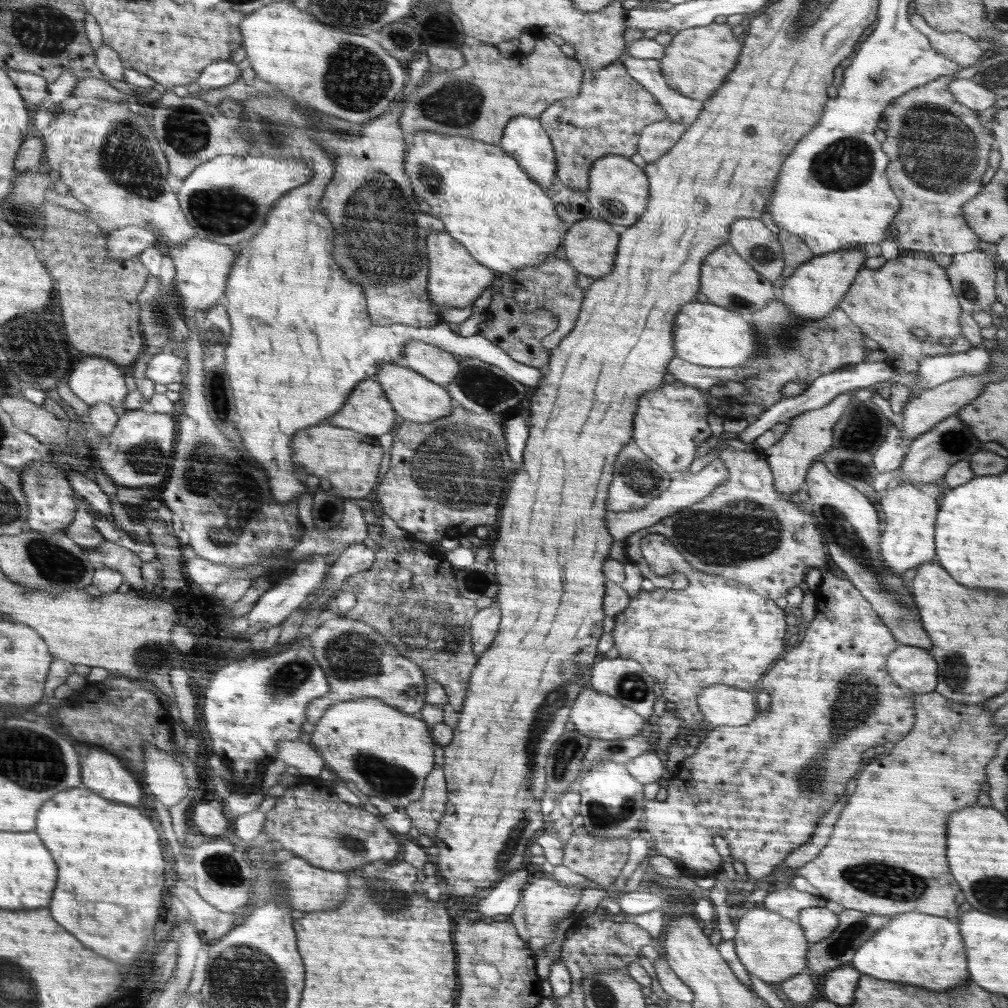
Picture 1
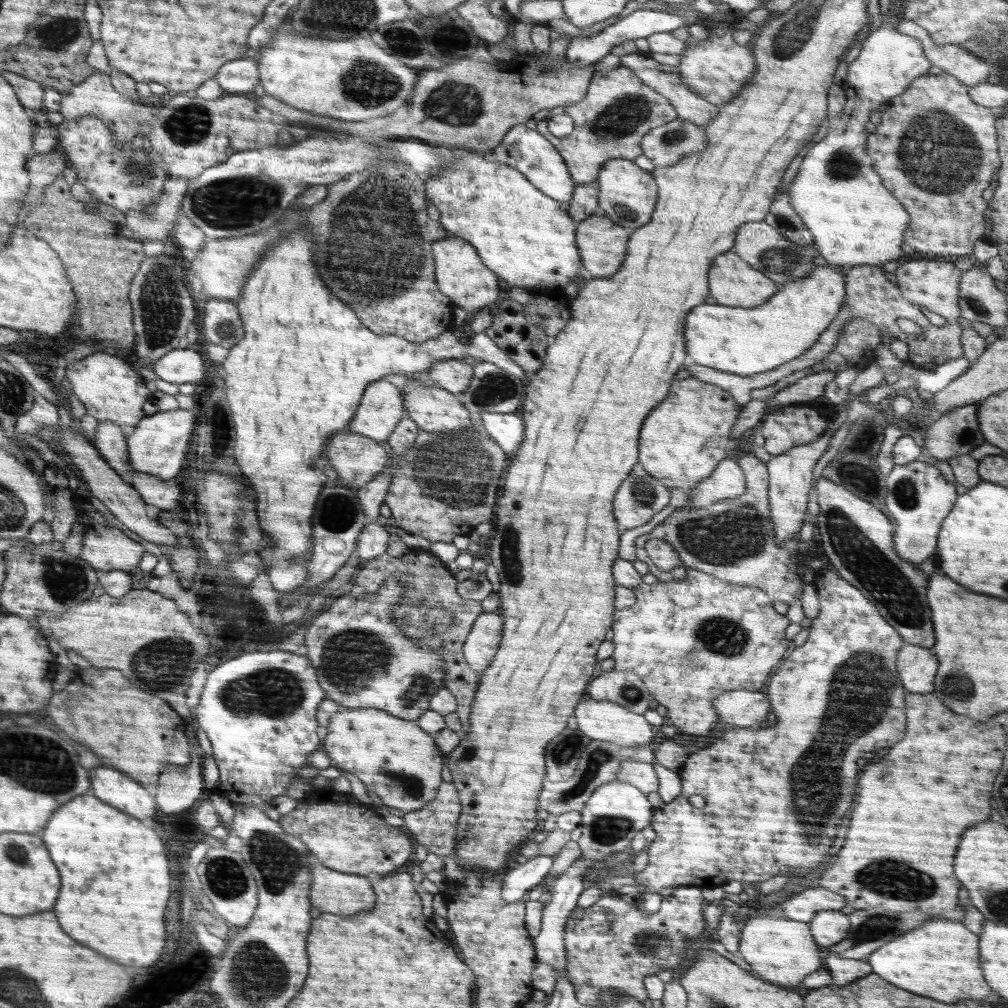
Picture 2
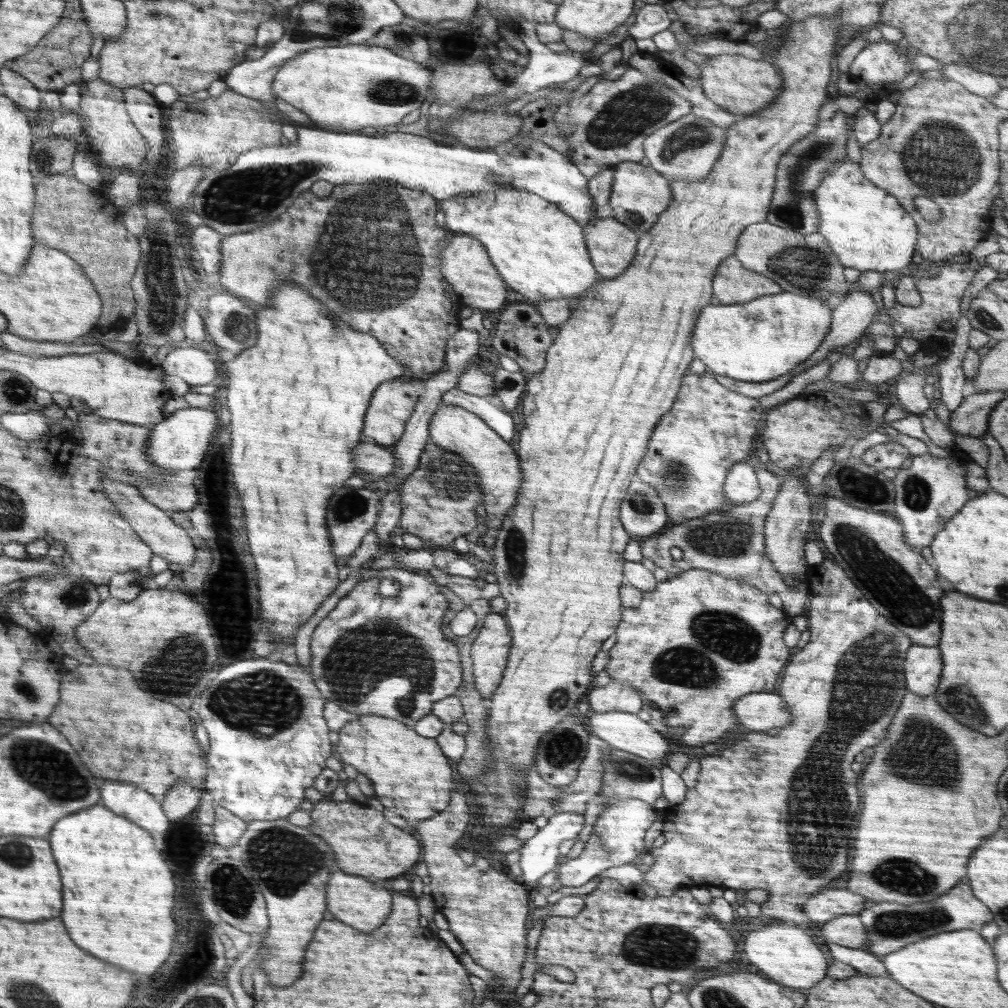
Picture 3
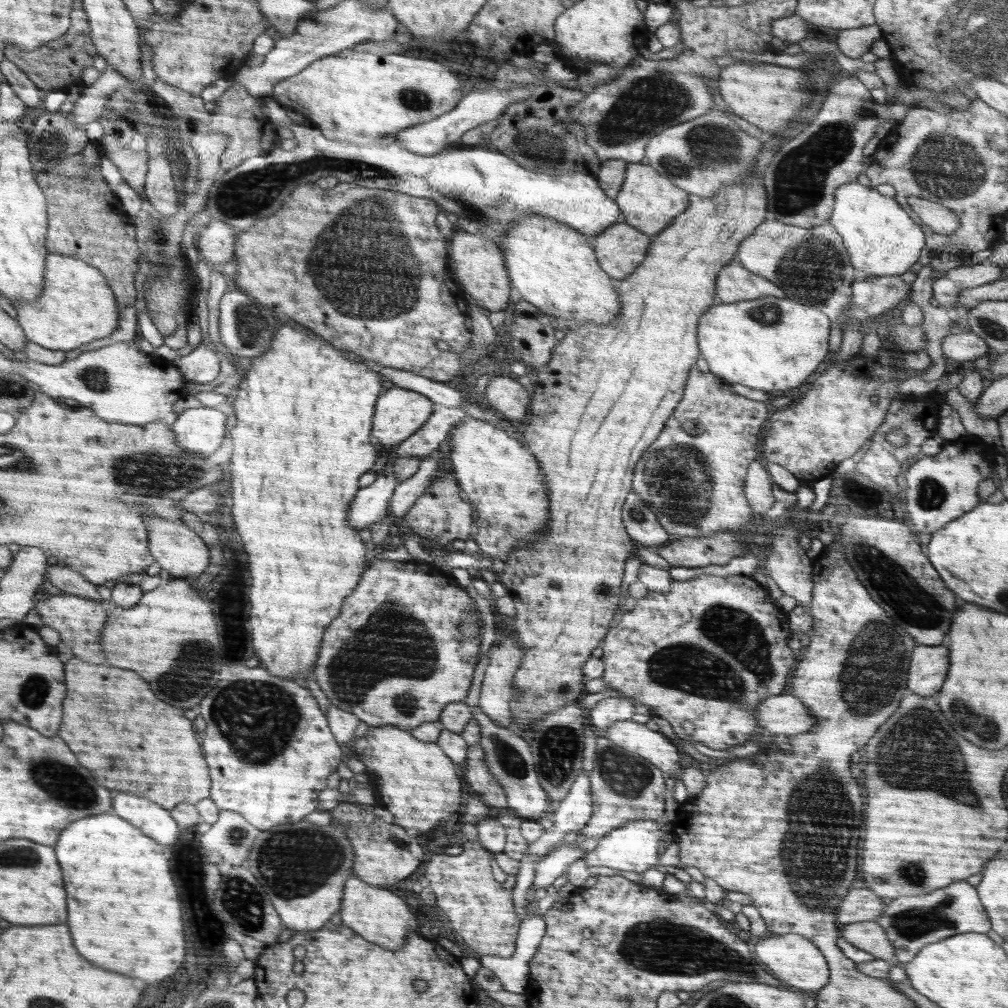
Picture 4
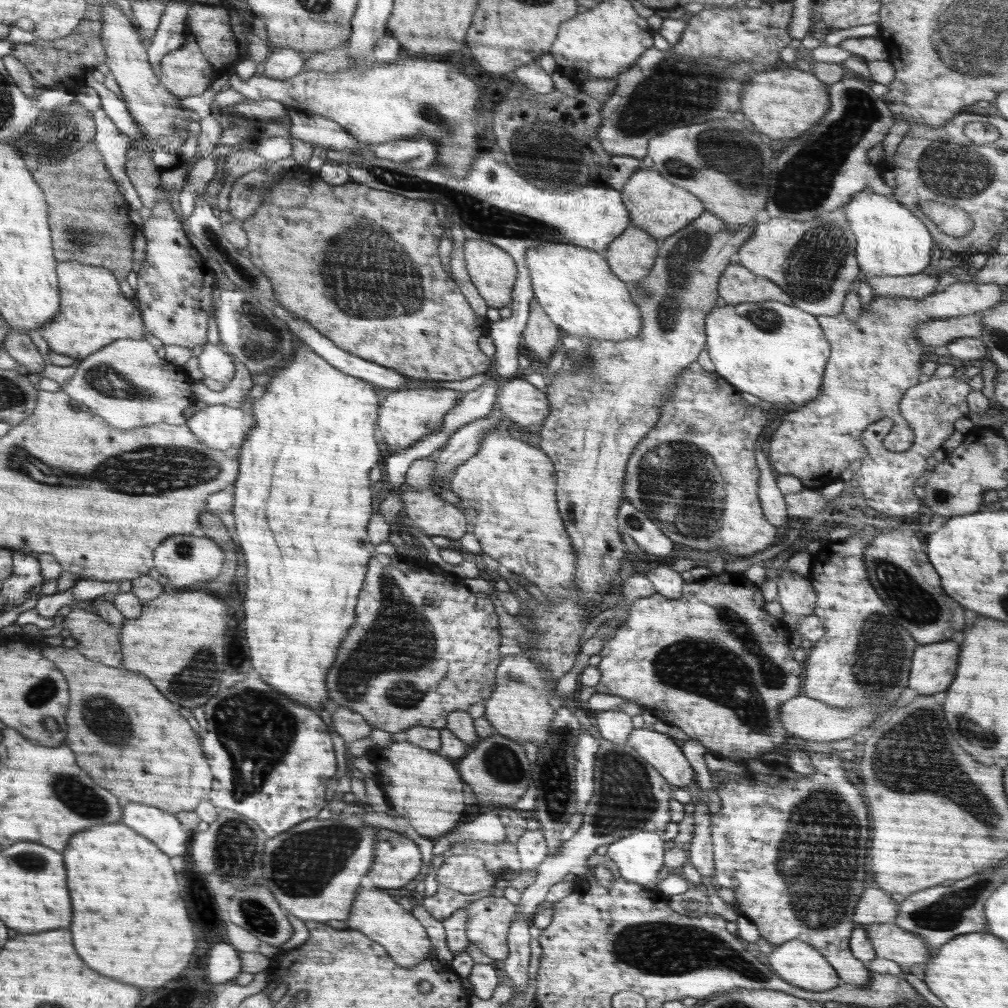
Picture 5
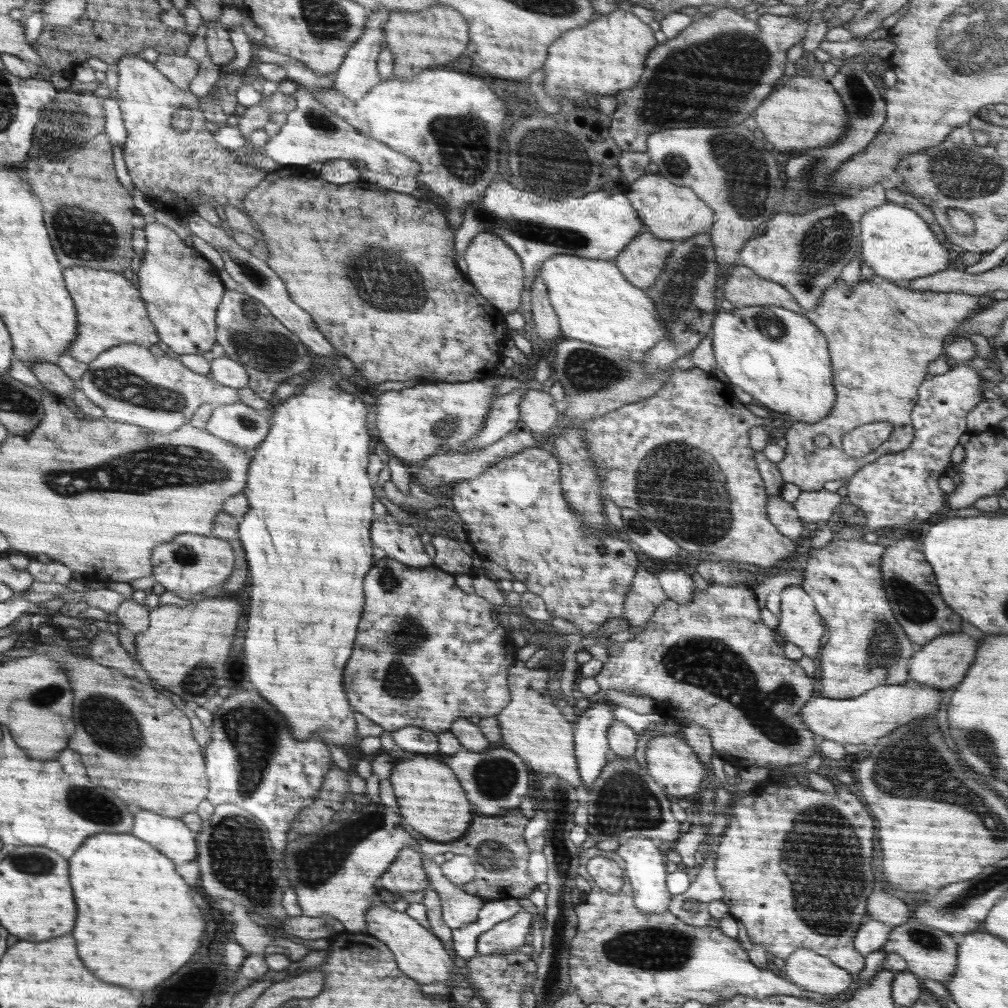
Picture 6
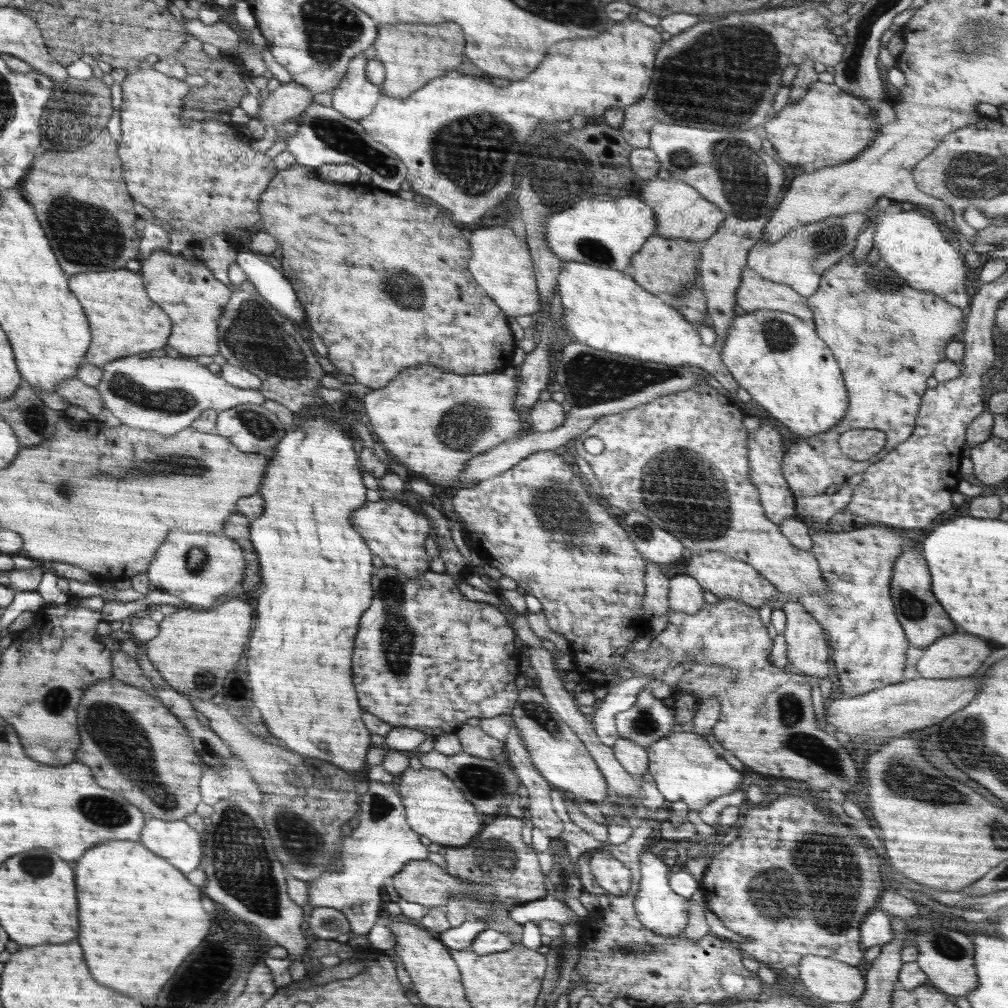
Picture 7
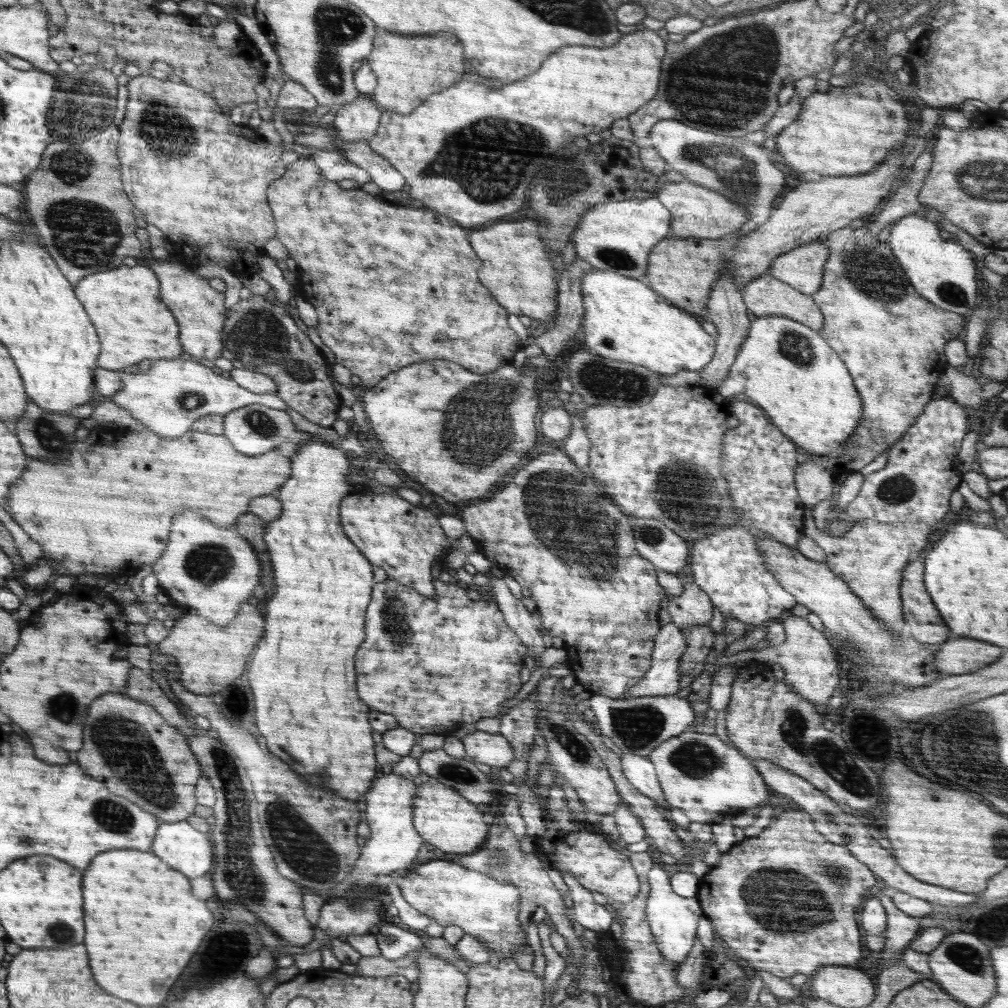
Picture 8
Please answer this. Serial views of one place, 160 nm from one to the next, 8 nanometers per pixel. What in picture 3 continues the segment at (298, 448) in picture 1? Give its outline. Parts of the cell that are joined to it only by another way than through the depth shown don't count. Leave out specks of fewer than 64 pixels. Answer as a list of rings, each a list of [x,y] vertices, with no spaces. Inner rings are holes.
[[[371,440],[362,441],[362,444],[354,447],[354,460],[358,474],[365,476],[370,474],[374,478],[381,478],[392,474],[399,465],[391,447],[378,445]]]

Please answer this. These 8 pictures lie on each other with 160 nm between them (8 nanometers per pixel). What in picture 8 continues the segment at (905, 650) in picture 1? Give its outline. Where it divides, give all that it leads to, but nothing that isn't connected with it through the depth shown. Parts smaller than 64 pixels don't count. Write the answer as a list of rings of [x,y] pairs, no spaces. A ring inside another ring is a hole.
[[[958,638],[942,644],[936,654],[934,666],[940,674],[966,674],[976,672],[1002,656],[1002,648],[980,640]]]

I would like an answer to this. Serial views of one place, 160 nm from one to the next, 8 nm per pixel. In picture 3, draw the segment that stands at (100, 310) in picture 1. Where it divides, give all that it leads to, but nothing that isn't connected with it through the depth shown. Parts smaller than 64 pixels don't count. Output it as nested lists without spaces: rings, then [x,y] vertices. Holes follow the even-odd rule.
[[[73,170],[48,175],[37,186],[37,208],[33,216],[33,236],[38,244],[50,244],[61,252],[74,256],[101,296],[104,309],[97,328],[110,328],[134,314],[136,294],[132,294],[130,280],[140,261],[138,239],[126,228],[124,211],[110,203],[102,190],[94,190],[74,178]]]

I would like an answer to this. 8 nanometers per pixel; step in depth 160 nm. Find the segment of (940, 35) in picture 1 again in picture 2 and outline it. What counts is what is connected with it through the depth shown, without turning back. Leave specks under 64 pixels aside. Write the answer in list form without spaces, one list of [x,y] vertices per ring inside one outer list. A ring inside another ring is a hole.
[[[902,19],[896,26],[898,32],[917,38],[924,50],[924,57],[931,66],[938,66],[944,72],[955,76],[967,87],[976,86],[987,80],[990,66],[986,60],[970,53],[968,48],[961,44],[945,44],[939,46],[926,32],[911,20]]]

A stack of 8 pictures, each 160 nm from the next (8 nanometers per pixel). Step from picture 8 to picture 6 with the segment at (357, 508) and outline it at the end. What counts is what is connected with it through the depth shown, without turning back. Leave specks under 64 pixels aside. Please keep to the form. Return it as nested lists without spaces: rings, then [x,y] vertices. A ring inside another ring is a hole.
[[[388,513],[373,522],[373,541],[386,552],[386,557],[414,568],[432,565],[432,558],[424,552],[418,532],[411,523],[398,523]]]

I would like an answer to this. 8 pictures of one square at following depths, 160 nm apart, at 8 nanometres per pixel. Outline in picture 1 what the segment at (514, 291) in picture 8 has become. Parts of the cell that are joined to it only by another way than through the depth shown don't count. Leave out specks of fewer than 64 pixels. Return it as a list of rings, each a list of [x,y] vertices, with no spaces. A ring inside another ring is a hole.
[[[439,232],[428,236],[429,300],[441,308],[471,306],[488,289],[494,274],[490,268],[479,264],[470,256],[469,249],[460,244],[450,233]]]

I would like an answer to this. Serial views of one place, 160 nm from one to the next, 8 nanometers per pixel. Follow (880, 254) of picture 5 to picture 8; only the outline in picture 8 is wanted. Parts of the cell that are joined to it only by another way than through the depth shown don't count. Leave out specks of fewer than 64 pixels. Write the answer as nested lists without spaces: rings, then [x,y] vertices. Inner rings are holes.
[[[912,213],[900,218],[892,227],[886,241],[890,252],[910,276],[916,292],[930,300],[934,306],[962,316],[969,316],[976,309],[975,257],[960,242],[940,237],[940,229],[928,221],[923,213]]]

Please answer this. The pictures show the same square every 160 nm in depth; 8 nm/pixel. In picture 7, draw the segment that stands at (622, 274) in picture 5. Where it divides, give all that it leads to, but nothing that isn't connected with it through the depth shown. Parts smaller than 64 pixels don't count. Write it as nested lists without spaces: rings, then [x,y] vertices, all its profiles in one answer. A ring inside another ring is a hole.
[[[658,234],[646,239],[641,251],[633,257],[627,273],[641,288],[648,290],[653,295],[668,293],[680,295],[698,275],[697,264],[701,255],[700,245],[690,243],[686,239],[671,239]]]

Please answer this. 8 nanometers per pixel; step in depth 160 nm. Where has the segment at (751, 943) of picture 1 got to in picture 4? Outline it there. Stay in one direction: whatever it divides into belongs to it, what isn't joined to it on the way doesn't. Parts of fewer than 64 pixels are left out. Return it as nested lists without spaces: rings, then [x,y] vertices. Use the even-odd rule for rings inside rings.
[[[799,934],[763,936],[755,945],[754,952],[758,960],[774,972],[773,975],[777,979],[782,980],[794,990],[800,988],[800,992],[813,994],[828,984],[830,973],[825,956],[815,944]]]

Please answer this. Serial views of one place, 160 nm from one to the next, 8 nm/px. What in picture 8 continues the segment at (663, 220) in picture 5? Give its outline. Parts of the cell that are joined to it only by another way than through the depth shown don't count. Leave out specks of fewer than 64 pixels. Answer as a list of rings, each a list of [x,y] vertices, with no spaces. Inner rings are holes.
[[[683,180],[680,184],[664,186],[656,197],[672,213],[672,237],[676,239],[703,238],[716,240],[735,234],[749,218],[749,212],[741,205],[730,202],[726,196],[708,190],[699,184]]]

